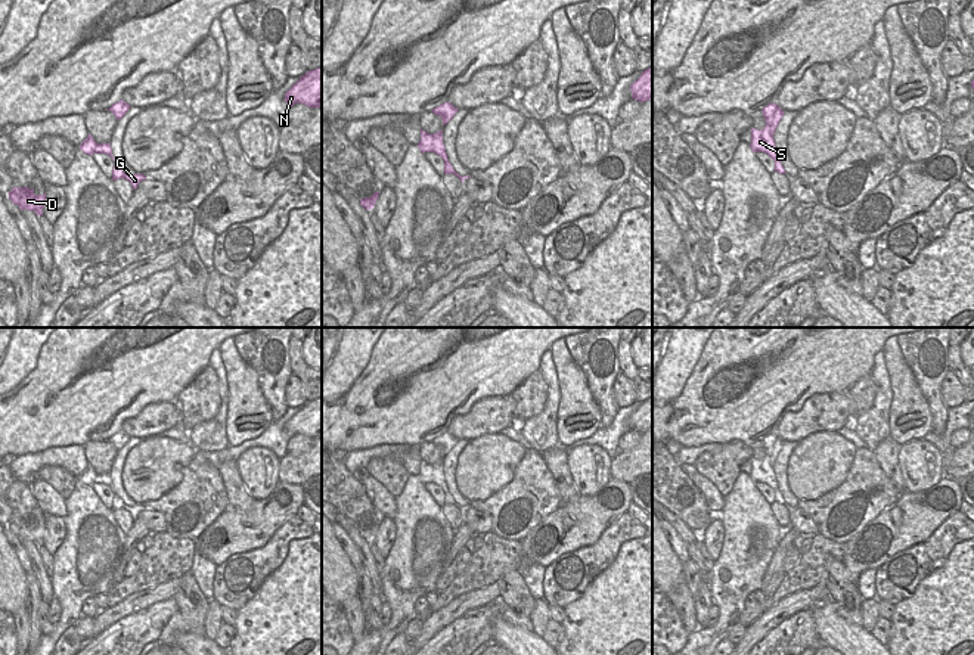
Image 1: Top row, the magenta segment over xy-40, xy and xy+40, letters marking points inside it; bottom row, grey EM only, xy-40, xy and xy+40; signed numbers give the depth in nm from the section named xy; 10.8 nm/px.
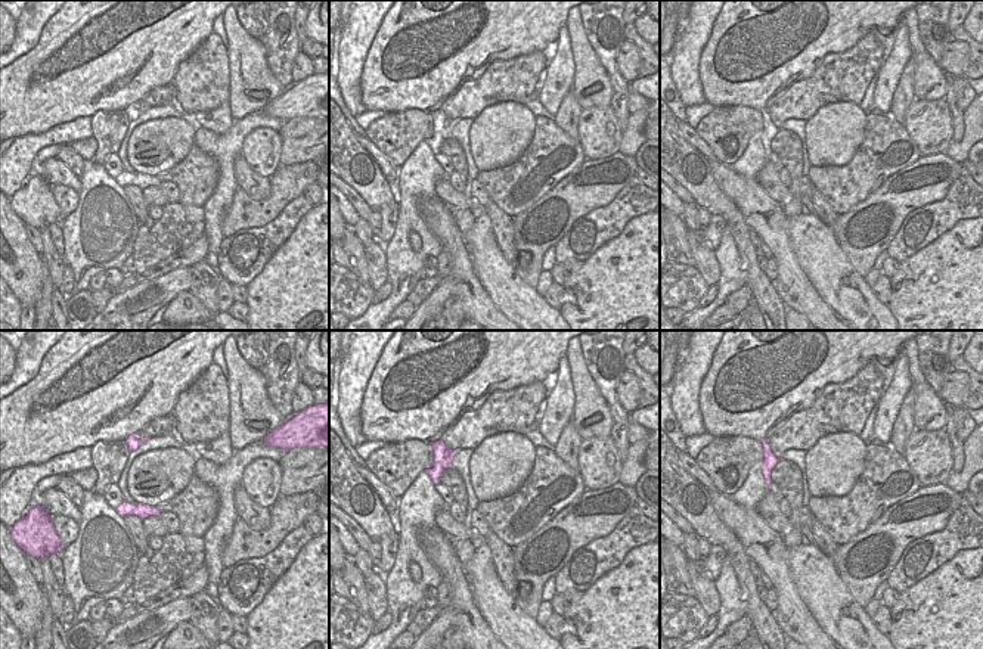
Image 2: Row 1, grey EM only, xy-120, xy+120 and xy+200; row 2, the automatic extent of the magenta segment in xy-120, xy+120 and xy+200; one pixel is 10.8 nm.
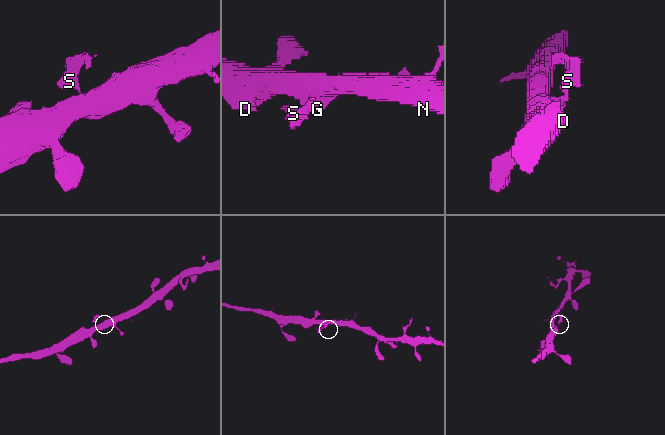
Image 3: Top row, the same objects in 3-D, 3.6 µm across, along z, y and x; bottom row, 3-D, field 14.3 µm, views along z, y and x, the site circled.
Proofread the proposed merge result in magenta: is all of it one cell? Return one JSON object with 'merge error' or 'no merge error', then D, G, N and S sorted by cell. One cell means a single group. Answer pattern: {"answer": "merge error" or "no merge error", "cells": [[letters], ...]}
{"answer": "merge error", "cells": [["D", "G", "N"], ["S"]]}

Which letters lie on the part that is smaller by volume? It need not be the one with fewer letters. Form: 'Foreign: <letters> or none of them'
Foreign: S.

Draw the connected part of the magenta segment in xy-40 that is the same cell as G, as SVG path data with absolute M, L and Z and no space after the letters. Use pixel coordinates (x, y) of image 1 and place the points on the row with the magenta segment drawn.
M117 164L114 165L114 170L112 170L112 179L111 180L118 180L118 179L125 179L131 183L133 186L133 190L137 189L137 184L142 181L142 180L146 180L146 176L145 174L134 174L134 176L127 176L122 168L120 168Z

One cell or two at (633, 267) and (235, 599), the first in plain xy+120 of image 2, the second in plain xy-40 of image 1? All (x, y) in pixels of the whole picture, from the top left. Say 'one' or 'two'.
two

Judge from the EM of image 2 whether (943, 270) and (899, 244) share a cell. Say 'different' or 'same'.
different

